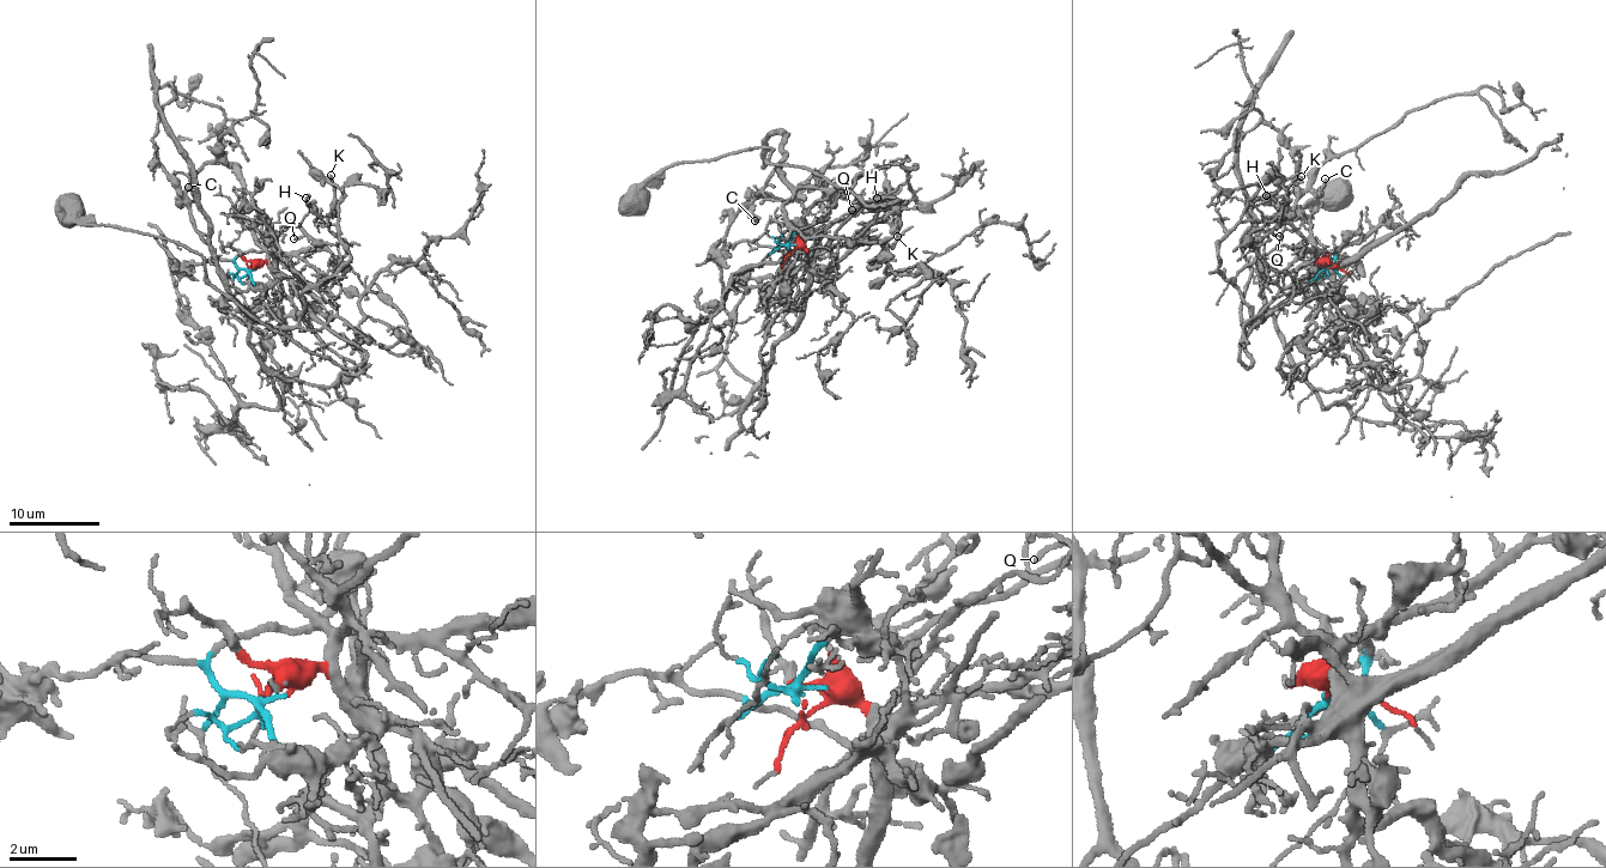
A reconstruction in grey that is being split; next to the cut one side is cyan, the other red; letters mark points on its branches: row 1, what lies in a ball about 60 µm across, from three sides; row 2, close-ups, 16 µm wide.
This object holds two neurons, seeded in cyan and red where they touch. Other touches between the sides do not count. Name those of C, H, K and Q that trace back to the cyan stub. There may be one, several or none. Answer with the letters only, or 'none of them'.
C, K

